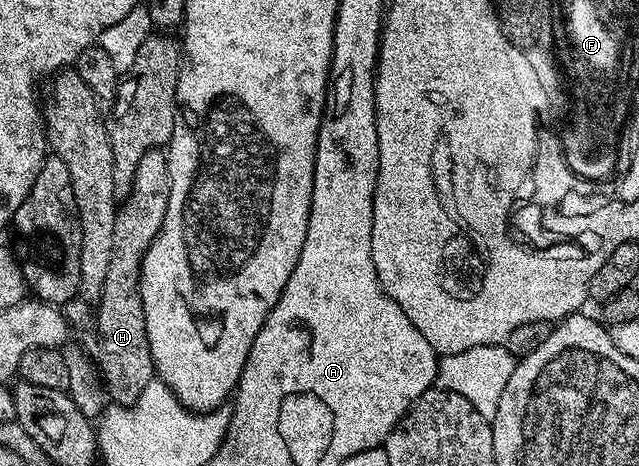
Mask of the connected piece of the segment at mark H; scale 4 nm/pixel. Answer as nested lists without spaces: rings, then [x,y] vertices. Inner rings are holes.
[[[158,148],[149,150],[143,156],[143,160],[139,160],[139,168],[135,168],[135,176],[133,182],[129,186],[129,193],[124,199],[123,205],[117,211],[117,219],[115,220],[115,244],[111,244],[111,265],[107,268],[107,280],[103,280],[101,285],[101,299],[95,303],[97,310],[97,350],[101,353],[100,375],[104,382],[104,387],[108,397],[112,399],[118,406],[131,406],[137,401],[139,392],[143,392],[143,388],[147,388],[147,384],[154,378],[155,371],[153,369],[153,361],[151,360],[151,348],[147,344],[147,324],[143,320],[143,300],[141,299],[141,261],[147,252],[147,248],[153,243],[153,238],[159,232],[159,228],[163,224],[163,220],[167,216],[167,204],[169,203],[169,159],[164,149]]]

